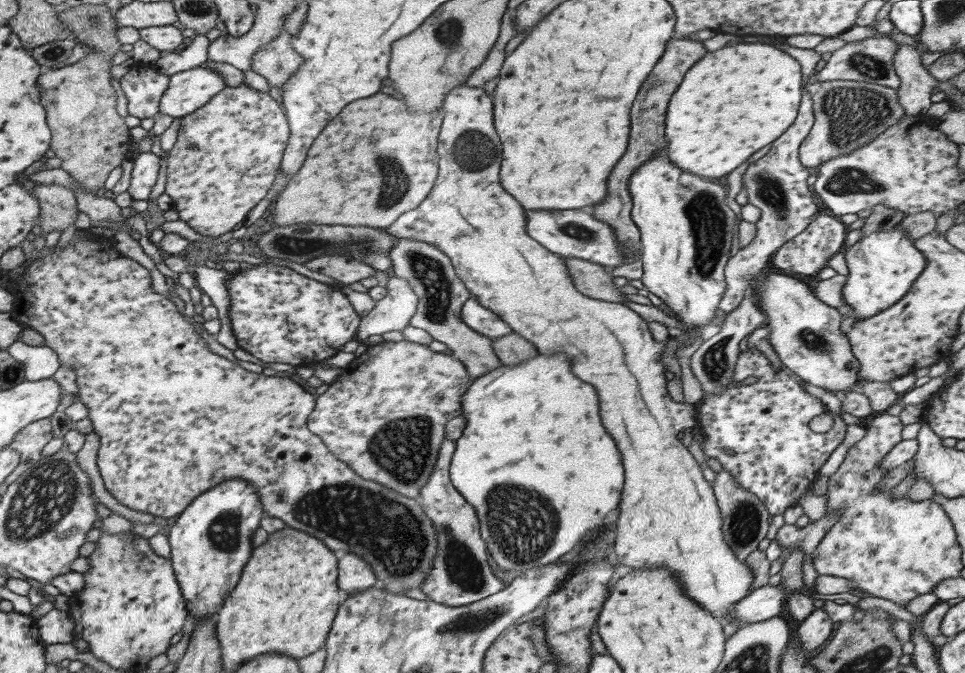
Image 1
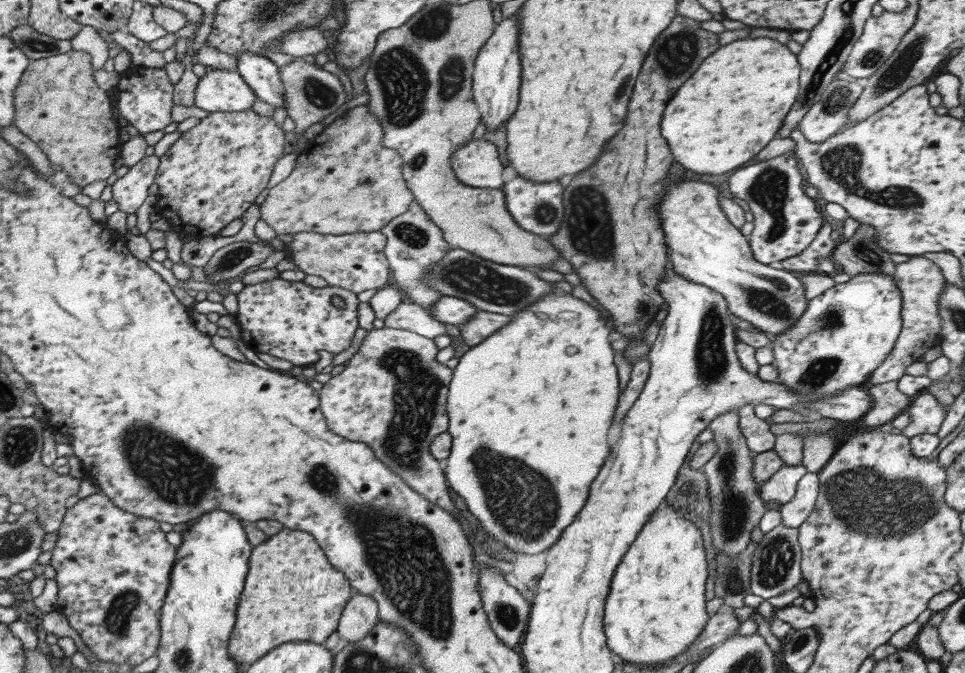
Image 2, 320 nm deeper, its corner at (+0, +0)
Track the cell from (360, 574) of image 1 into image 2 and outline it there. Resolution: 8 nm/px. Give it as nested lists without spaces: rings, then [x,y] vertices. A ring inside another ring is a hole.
[[[353,592],[341,612],[336,634],[346,642],[361,640],[378,623],[378,609],[370,596]]]

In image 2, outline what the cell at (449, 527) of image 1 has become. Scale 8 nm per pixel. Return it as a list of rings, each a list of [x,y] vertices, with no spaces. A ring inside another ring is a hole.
[[[477,564],[478,566],[478,593],[481,599],[481,610],[485,612],[485,616],[489,621],[489,626],[492,628],[492,631],[495,633],[495,636],[503,643],[505,646],[509,648],[515,648],[518,646],[519,642],[521,642],[521,636],[524,635],[526,632],[526,624],[527,618],[529,615],[529,608],[530,605],[527,604],[525,599],[521,597],[521,594],[517,589],[509,584],[505,583],[503,577],[496,573],[497,568],[490,567],[489,565],[485,564],[485,568],[480,567],[481,564]]]

